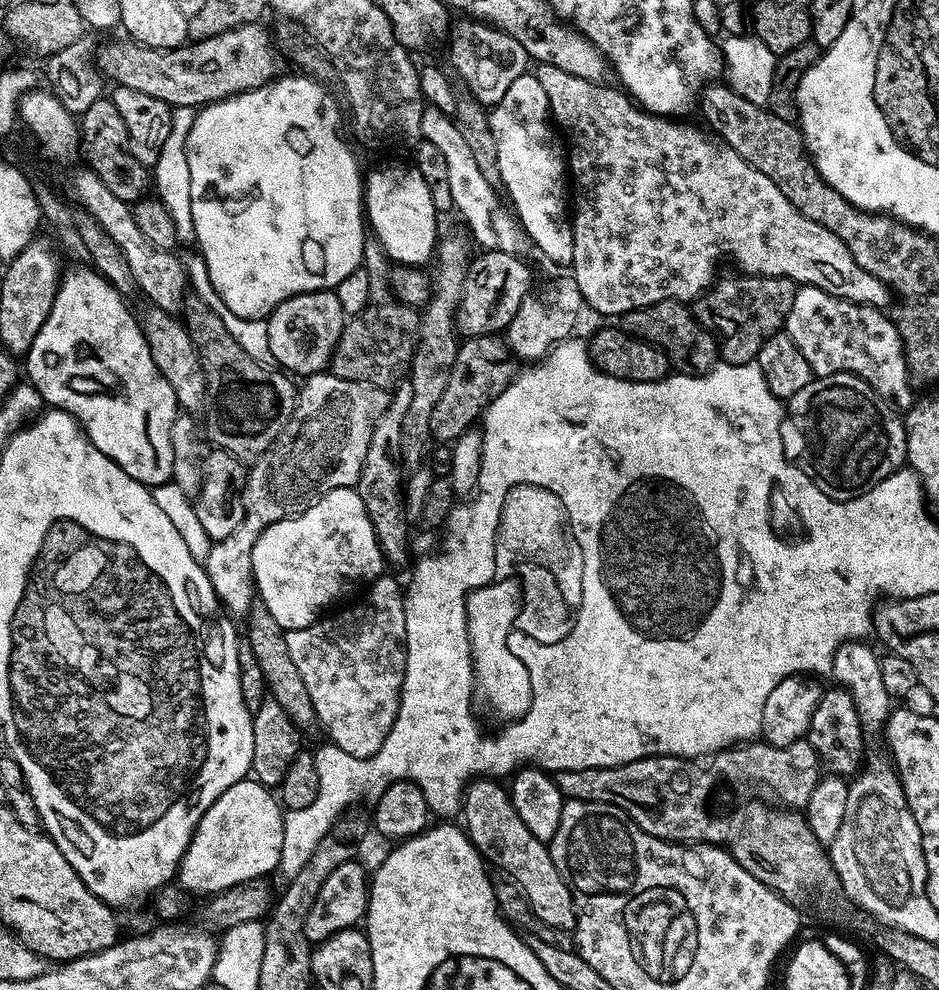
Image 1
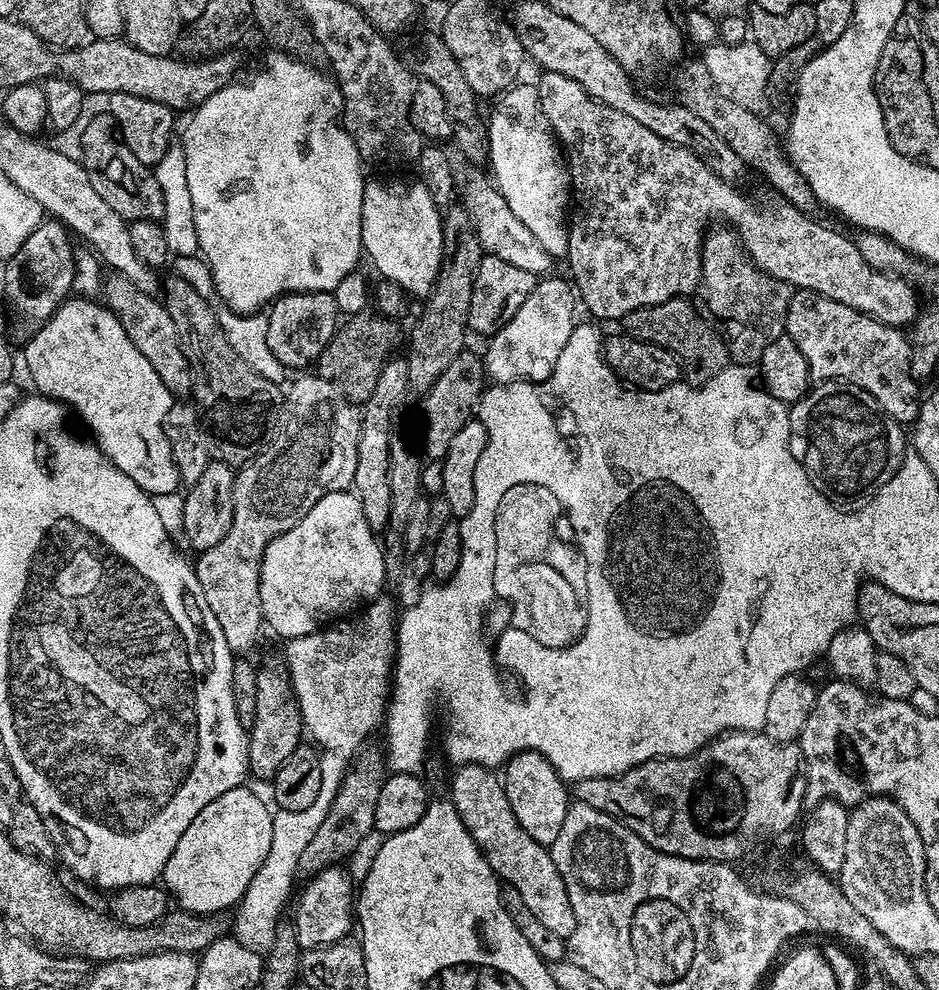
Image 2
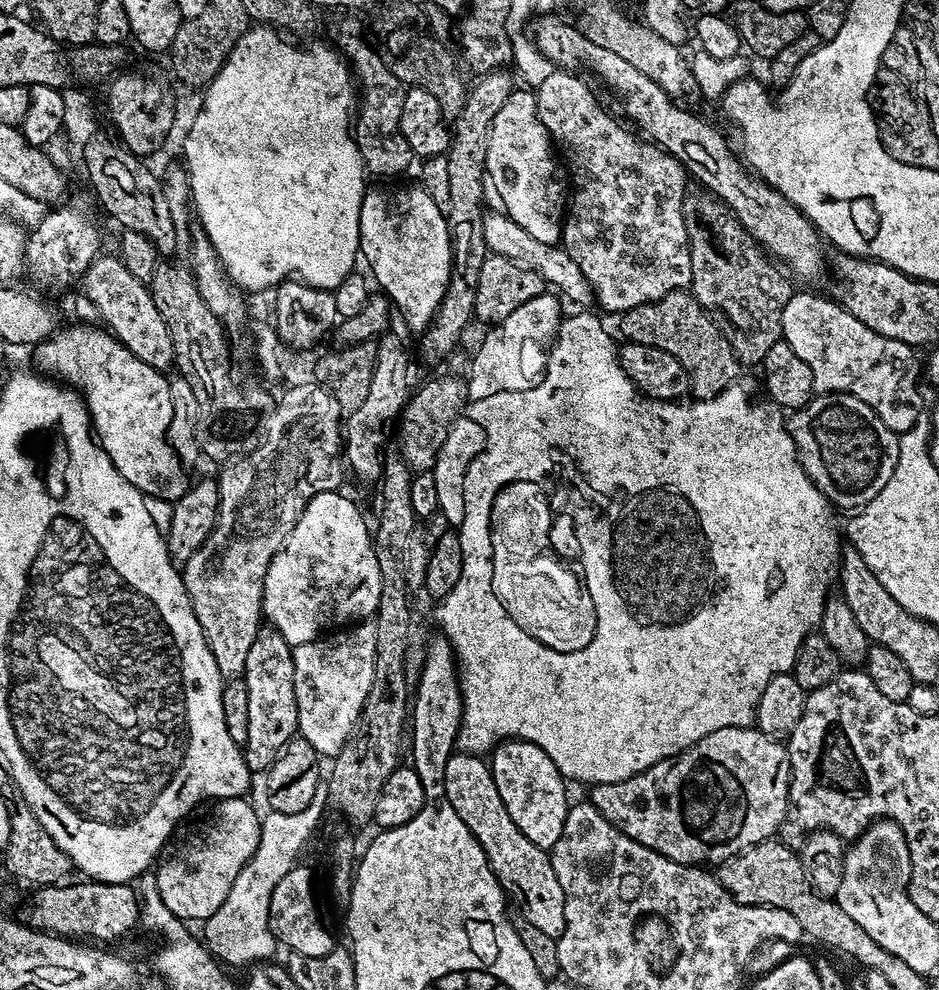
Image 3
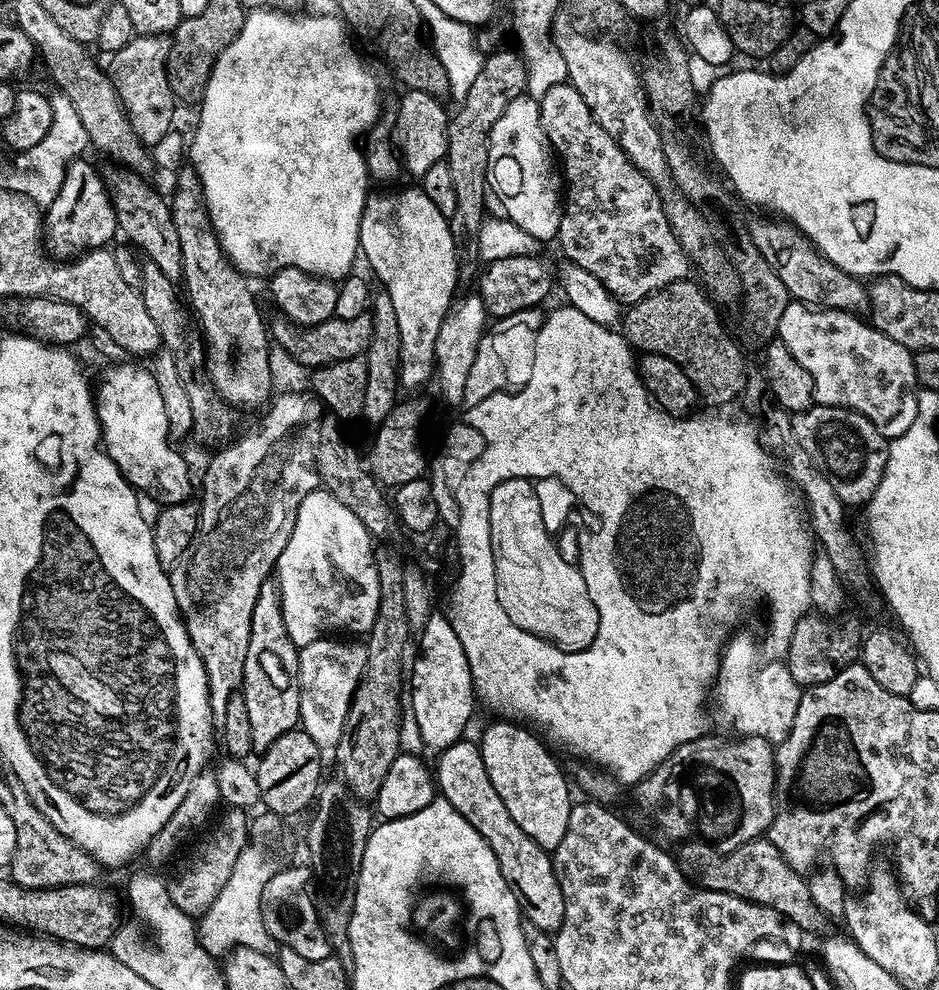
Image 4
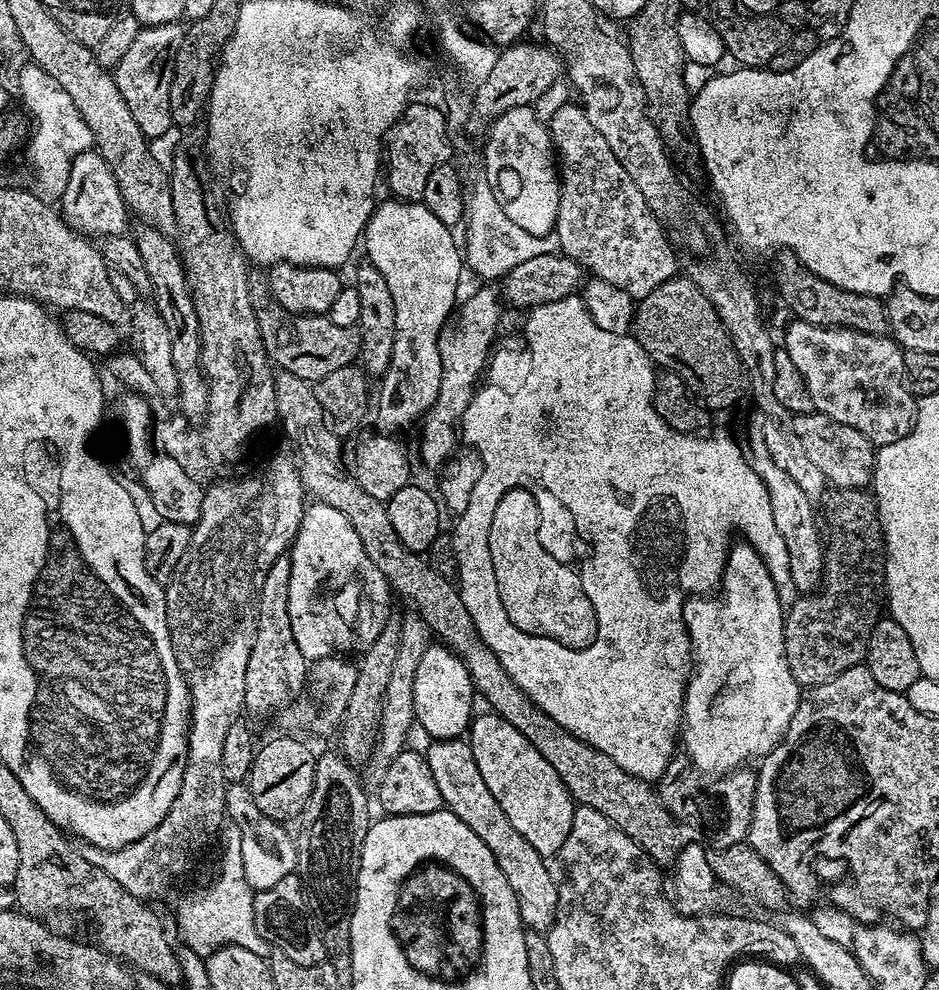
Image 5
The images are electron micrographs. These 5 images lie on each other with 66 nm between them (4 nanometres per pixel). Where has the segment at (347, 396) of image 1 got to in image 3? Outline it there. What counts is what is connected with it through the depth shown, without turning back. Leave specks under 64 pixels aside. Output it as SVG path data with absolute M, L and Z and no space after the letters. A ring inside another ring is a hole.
M318 383L286 388L279 394L280 401L275 401L272 415L267 417L262 432L264 441L261 444L259 441L235 462L225 463L221 467L224 469L218 475L220 505L216 524L206 542L182 564L184 585L194 606L194 614L218 662L218 670L226 678L240 678L244 675L246 654L250 654L250 645L262 627L266 570L274 554L278 554L310 501L323 492L337 491L344 480L342 413L336 399Z

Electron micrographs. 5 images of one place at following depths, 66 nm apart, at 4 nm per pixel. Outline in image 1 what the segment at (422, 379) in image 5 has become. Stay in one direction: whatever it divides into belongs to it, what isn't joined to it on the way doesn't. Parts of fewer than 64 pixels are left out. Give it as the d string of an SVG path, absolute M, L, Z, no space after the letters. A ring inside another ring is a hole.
M392 164L367 173L362 184L366 224L371 235L384 248L389 261L424 266L433 259L438 239L438 213L426 178L411 164Z

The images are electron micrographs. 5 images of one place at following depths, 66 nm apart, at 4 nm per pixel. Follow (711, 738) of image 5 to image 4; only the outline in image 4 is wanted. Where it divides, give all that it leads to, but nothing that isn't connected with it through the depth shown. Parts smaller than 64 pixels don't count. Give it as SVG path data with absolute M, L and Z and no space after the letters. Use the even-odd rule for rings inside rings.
M735 636L725 643L720 657L720 704L740 736L757 736L779 746L794 726L802 685L794 682L783 663L760 664L760 652L756 649L754 637Z

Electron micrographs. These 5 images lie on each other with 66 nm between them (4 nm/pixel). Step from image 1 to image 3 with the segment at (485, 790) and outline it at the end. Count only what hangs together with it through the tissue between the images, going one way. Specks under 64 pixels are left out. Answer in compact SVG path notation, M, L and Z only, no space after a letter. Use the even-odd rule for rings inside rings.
M457 751L446 765L445 784L445 797L450 800L450 806L454 806L454 814L466 822L470 834L474 834L482 846L505 893L520 903L519 911L527 920L534 922L538 930L560 937L566 930L566 902L558 874L554 872L552 857L545 849L534 846L534 842L514 826L514 818L510 818L498 795L498 786L494 786L489 761L470 752Z

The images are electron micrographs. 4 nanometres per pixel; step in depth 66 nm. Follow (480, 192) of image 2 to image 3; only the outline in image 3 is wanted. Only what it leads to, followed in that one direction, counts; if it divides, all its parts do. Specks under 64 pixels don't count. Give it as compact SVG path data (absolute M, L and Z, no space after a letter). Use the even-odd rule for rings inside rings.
M500 210L489 211L485 215L484 237L491 255L510 258L515 264L534 270L544 280L545 285L555 289L565 301L573 300L574 303L580 304L576 306L588 306L588 303L590 305L593 303L594 297L590 282L586 280L582 270L578 270L578 262L574 262L574 258L570 258L570 254L564 247L538 242L538 238L526 234L526 230L522 230L522 226L518 226L518 222L514 222Z

